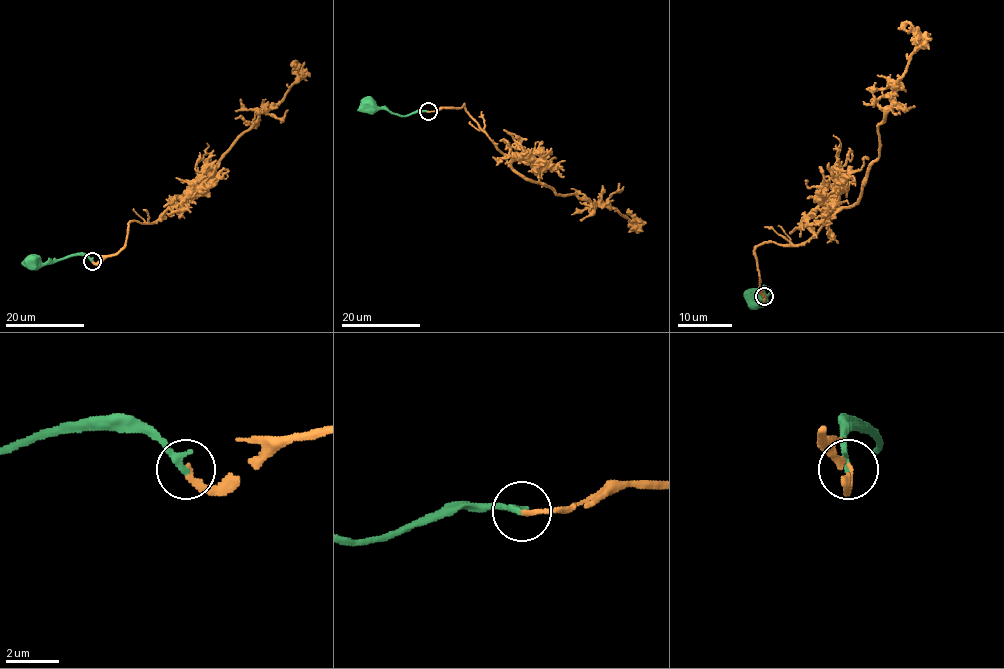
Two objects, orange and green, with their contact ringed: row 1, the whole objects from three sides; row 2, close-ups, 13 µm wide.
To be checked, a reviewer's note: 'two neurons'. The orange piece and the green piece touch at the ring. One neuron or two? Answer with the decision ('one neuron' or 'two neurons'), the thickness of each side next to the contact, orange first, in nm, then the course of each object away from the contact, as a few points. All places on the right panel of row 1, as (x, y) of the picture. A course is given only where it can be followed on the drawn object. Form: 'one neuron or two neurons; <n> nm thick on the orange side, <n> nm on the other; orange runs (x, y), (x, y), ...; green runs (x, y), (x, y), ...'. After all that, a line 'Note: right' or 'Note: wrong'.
one neuron; 180 nm thick on the orange side, 280 nm on the other; orange runs (765, 295), (754, 250), (805, 243), (860, 196), (893, 87), (918, 44), (910, 25), (898, 29); green runs (765, 297), (763, 289), (770, 290), (762, 299), (754, 301)
Note: wrong

